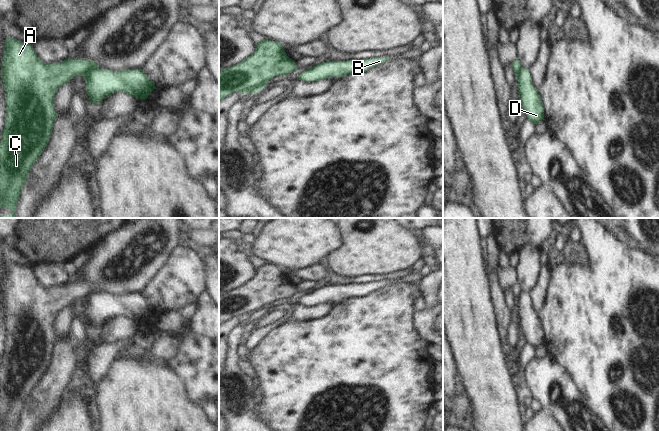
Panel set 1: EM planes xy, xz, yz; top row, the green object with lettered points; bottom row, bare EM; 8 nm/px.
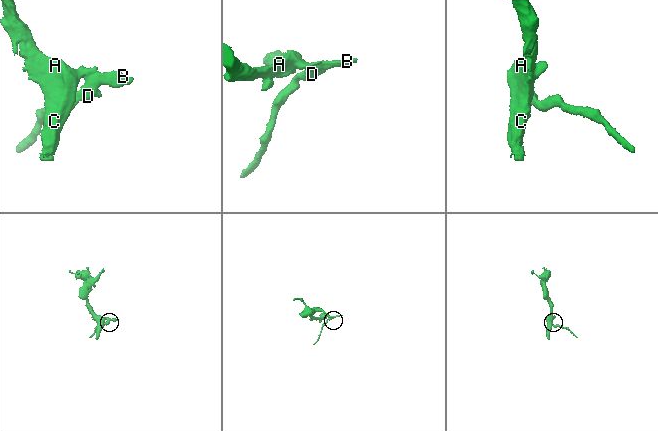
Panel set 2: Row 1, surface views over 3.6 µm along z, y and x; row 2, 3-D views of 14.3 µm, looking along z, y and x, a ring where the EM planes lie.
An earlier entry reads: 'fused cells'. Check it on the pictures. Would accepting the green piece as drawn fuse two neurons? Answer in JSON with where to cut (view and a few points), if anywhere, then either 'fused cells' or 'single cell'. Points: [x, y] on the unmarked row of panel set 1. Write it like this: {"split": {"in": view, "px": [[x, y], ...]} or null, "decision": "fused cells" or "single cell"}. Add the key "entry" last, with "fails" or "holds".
{"split": {"in": "xy", "px": [[98, 292], [89, 294], [83, 300]]}, "decision": "fused cells", "entry": "holds"}

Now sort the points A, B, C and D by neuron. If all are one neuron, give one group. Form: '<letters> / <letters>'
A C / B D

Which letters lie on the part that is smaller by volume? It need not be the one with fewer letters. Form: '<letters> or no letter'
B, D

